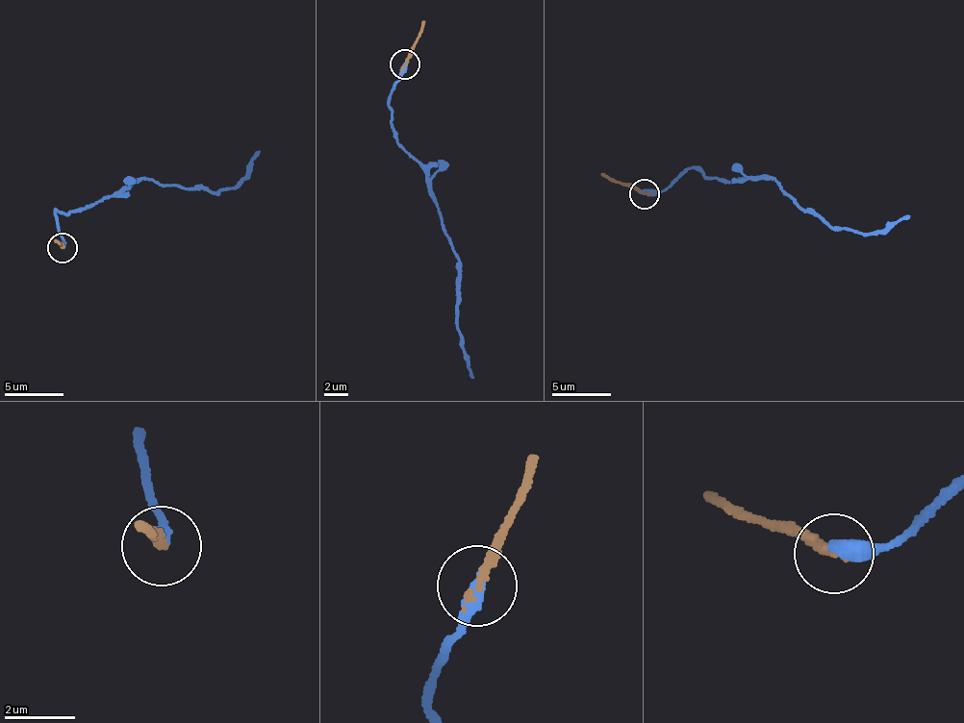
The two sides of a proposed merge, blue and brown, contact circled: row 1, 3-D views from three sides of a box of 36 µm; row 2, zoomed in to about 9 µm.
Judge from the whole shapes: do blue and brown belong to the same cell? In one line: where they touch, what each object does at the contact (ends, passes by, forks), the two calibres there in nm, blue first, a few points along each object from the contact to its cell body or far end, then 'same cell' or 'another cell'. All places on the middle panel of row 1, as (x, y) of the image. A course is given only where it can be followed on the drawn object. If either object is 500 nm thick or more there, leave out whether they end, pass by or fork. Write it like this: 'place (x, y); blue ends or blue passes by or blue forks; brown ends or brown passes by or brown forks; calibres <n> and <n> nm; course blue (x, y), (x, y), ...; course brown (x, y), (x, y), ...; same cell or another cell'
place (405, 64); blue ends; brown ends; calibres 440 and 260 nm; course blue (404, 64), (399, 81), (390, 93), (396, 144), (427, 175), (427, 192), (457, 261), (460, 348), (470, 377); course brown (404, 64), (426, 21); same cell

